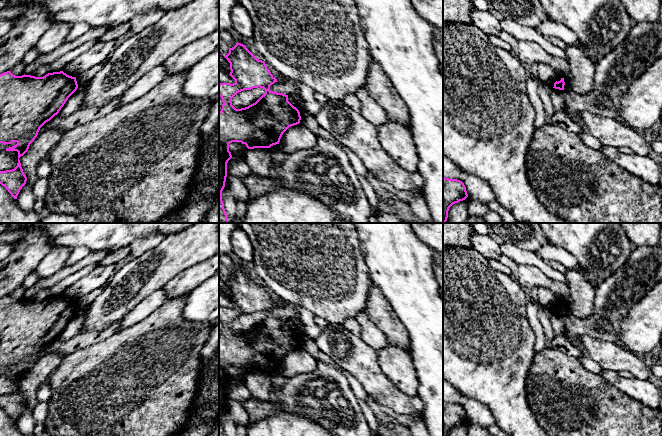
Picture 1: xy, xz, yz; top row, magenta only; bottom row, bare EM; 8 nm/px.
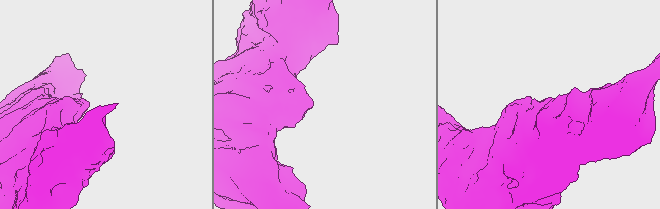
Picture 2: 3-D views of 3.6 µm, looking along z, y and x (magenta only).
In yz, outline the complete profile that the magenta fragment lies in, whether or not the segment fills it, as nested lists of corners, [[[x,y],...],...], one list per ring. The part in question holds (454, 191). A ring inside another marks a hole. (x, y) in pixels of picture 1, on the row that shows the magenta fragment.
[[[443,177],[443,223],[447,221],[449,208],[467,197],[466,187],[462,181]]]

